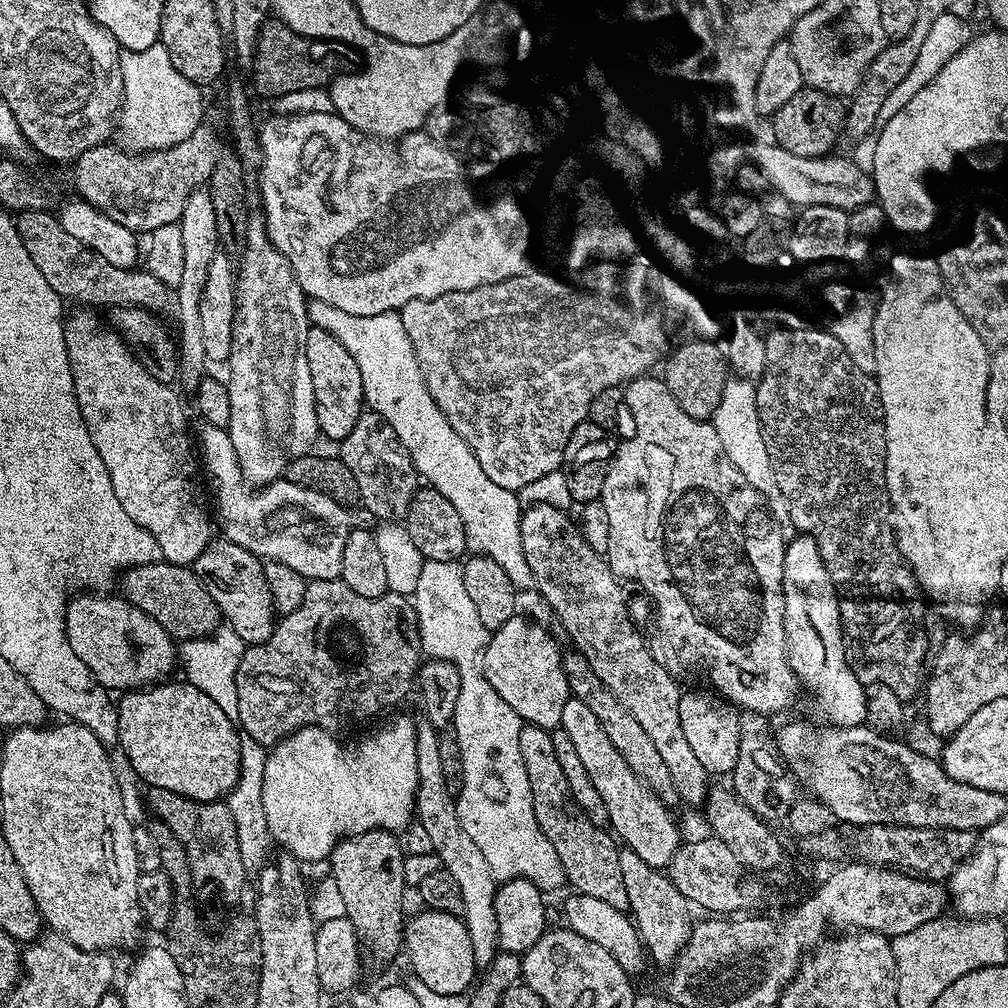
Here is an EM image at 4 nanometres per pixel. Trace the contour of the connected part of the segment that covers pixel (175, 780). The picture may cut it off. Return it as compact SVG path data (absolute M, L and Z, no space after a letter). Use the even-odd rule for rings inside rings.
M157 682L151 686L145 686L139 690L128 690L123 693L120 700L120 708L115 709L116 713L116 739L118 748L124 751L124 756L128 759L128 764L145 780L145 785L162 790L174 790L174 794L182 794L191 800L218 800L223 801L232 788L235 787L240 774L240 744L241 733L234 723L233 717L227 714L213 698L208 698L200 689L194 685L181 682L181 684L168 684L172 682Z

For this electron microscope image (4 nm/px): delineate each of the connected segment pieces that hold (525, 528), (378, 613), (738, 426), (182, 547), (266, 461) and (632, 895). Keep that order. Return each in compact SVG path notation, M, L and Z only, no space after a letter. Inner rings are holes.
M544 504L525 507L521 511L522 552L526 554L526 562L530 565L535 591L544 595L545 602L560 619L565 634L572 639L571 647L582 653L586 662L590 662L590 670L594 670L594 674L598 674L598 678L602 678L602 682L606 682L606 686L614 690L614 698L618 698L618 702L622 702L622 706L626 706L626 710L630 710L635 720L646 729L647 736L658 749L658 755L666 761L670 778L674 778L677 797L688 804L703 805L710 791L710 774L704 769L702 762L698 762L694 749L690 742L686 742L686 734L682 731L682 718L678 718L681 685L675 676L665 670L654 652L652 657L647 642L640 637L640 632L628 613L628 600L624 597L625 585L614 575L607 559L588 545L577 521L575 524L570 516L567 511Z
M342 579L335 580L313 580L306 590L306 598L302 598L302 606L294 610L288 616L280 616L276 629L272 632L265 644L253 644L245 647L242 660L237 668L237 698L235 702L235 719L242 729L243 735L249 740L265 746L271 746L289 736L292 732L297 732L299 728L315 726L329 730L344 728L347 724L360 724L363 720L368 720L371 716L376 716L379 712L384 712L387 708L395 706L399 700L404 700L408 696L408 691L413 691L418 680L418 669L422 663L422 649L412 636L408 633L408 628L404 625L404 607L410 604L409 597L400 596L396 592L388 592L382 598L362 598L360 594L354 594L350 586Z
M729 378L722 392L722 402L718 404L718 410L710 421L722 446L734 462L738 470L742 470L742 478L754 486L764 495L768 501L768 507L772 510L772 516L780 523L780 528L786 534L793 531L790 522L790 510L782 498L782 490L778 490L778 482L774 482L774 466L770 466L770 454L766 454L766 442L762 438L762 426L758 418L758 406L756 405L756 390L749 380Z
M76 310L64 321L64 341L68 361L72 363L74 394L78 410L82 410L86 430L90 430L90 442L94 442L94 450L98 450L102 462L106 462L106 474L110 474L110 486L114 486L114 494L118 494L122 510L126 510L135 524L152 535L160 548L160 556L172 564L195 565L198 554L202 554L214 539L214 524L212 520L208 521L210 508L208 504L204 505L200 488L196 485L198 460L194 455L193 437L188 437L184 408L169 385L159 384L144 369L119 331L104 332L96 316L99 315L92 310Z
M248 217L248 232L242 238L244 257L238 260L236 279L236 321L232 327L232 357L226 365L230 394L230 422L227 432L237 455L240 474L251 486L270 485L281 479L289 461L309 455L321 439L314 388L310 386L310 366L306 366L306 334L310 327L304 292L296 281L288 260L272 245L264 231L264 217Z
M627 846L620 848L620 865L628 899L627 911L634 917L639 936L650 949L651 959L653 956L658 963L671 966L692 933L693 909L669 876L661 869L646 866L646 862Z

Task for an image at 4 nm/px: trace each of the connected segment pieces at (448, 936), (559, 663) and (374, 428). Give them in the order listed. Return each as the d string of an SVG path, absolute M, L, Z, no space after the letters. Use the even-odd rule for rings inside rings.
M421 911L416 917L409 919L404 931L404 946L407 952L410 952L413 977L435 993L447 996L463 995L473 985L478 974L469 930L459 915L450 912Z
M523 614L512 616L489 637L480 665L481 672L490 682L491 688L515 713L519 714L521 721L548 731L559 727L565 703L572 695L569 683L566 682L562 648L559 648L555 638L544 627L528 620Z
M365 410L358 422L354 422L354 430L339 441L338 448L339 460L354 474L354 482L358 482L359 503L364 504L365 510L380 522L403 521L418 487L418 473L406 446L398 442L398 434L394 434L392 427L376 412Z

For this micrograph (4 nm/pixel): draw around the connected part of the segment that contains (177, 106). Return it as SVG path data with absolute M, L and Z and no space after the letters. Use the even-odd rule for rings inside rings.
M157 42L141 52L124 52L120 57L122 82L124 83L124 99L118 113L118 132L125 136L133 149L145 152L161 152L164 148L173 148L178 142L190 138L194 130L202 123L200 116L204 112L204 100L200 97L201 89L191 84L170 62L163 44Z

